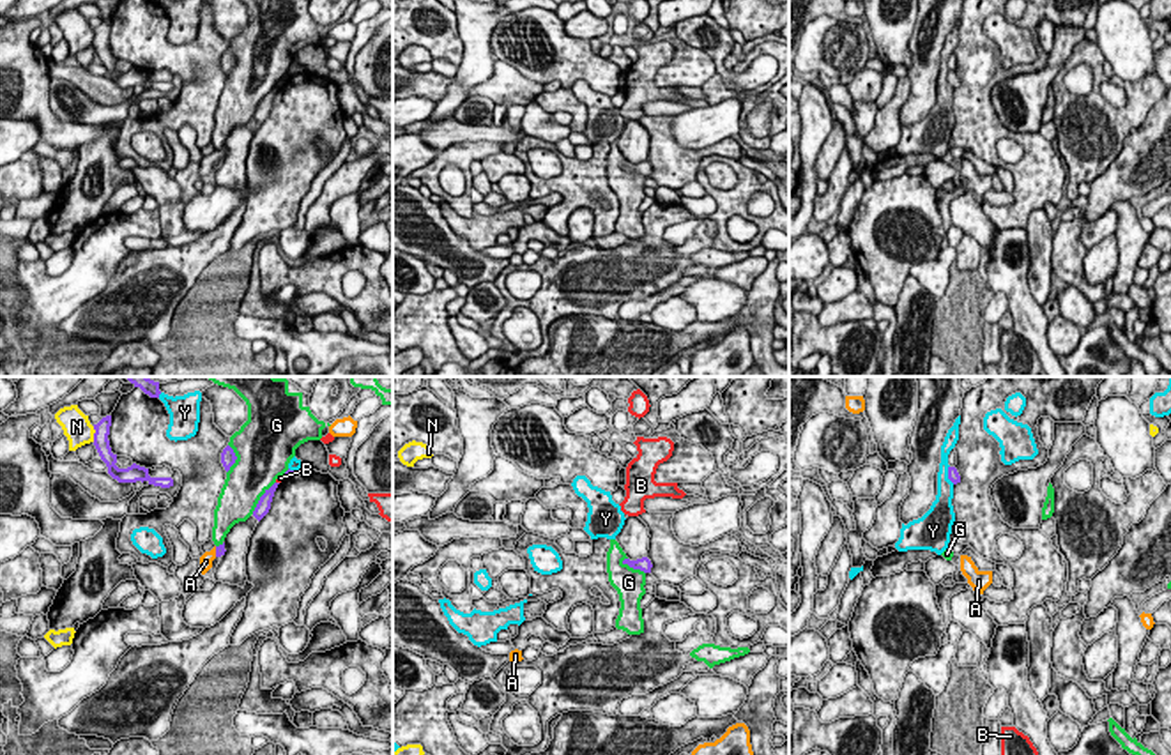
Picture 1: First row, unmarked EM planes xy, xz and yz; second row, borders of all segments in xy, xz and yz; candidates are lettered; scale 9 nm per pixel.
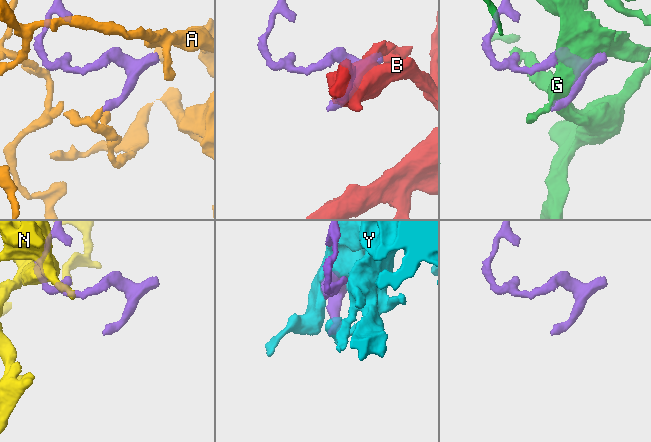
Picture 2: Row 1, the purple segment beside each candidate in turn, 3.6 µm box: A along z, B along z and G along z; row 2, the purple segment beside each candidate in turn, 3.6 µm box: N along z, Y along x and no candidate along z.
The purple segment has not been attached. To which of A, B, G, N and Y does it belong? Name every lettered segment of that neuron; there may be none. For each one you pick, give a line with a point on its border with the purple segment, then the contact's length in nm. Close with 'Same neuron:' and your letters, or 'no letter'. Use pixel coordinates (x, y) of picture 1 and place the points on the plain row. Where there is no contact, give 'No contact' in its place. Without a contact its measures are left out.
A: Touches purple at xy (216, 156). Shared border 100 nm
Same neuron: A

